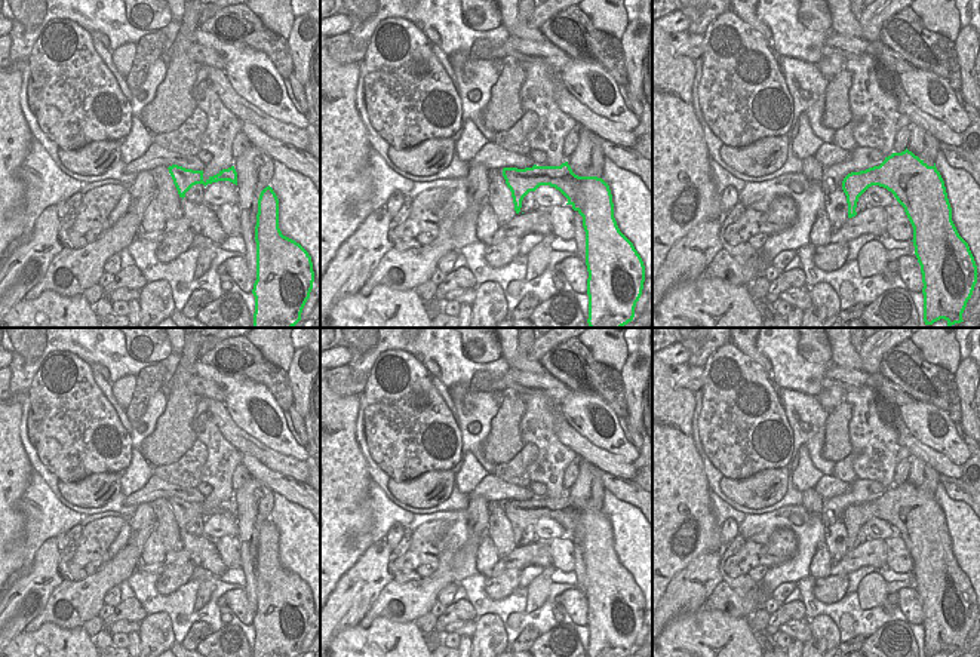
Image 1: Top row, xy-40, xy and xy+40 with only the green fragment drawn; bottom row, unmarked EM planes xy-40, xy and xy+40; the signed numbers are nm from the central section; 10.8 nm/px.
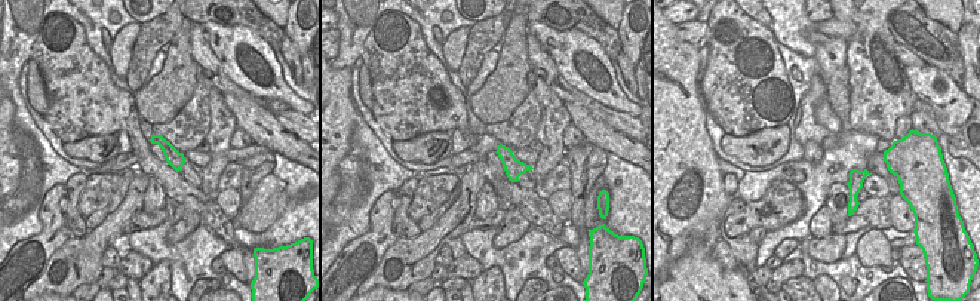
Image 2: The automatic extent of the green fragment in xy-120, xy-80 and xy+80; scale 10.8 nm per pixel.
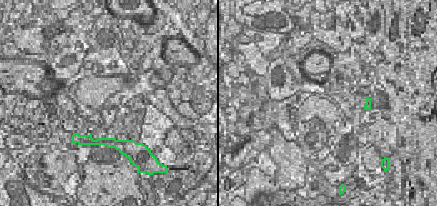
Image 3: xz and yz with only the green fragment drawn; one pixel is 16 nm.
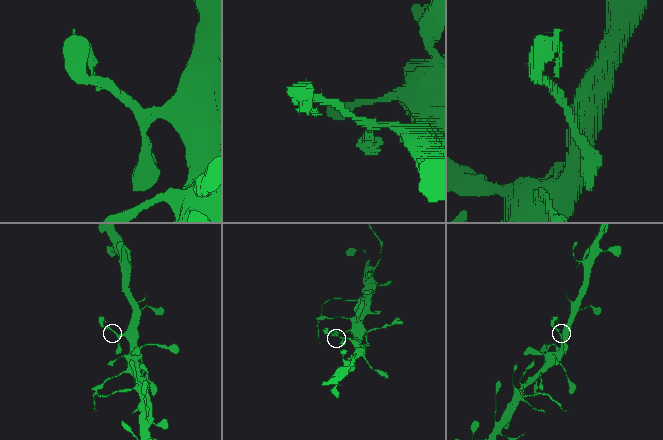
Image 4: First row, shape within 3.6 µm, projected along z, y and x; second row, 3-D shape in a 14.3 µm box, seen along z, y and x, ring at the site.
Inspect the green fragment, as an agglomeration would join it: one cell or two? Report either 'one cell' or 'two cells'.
one cell

